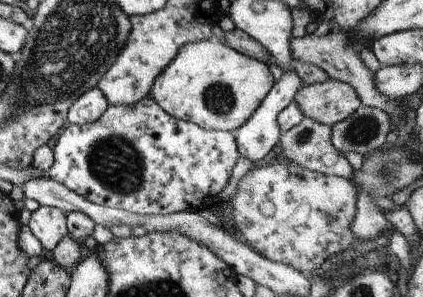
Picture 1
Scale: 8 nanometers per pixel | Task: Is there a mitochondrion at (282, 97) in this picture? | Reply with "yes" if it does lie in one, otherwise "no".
no

